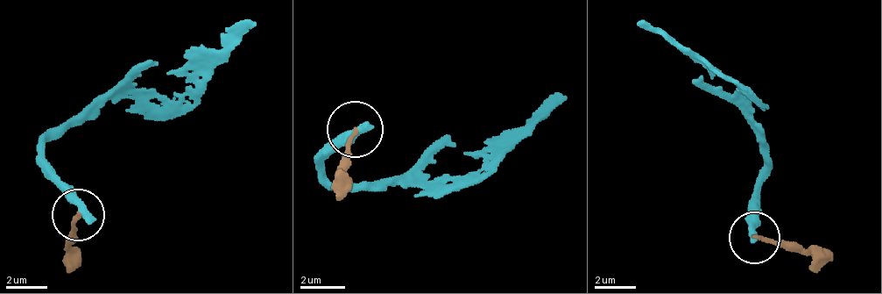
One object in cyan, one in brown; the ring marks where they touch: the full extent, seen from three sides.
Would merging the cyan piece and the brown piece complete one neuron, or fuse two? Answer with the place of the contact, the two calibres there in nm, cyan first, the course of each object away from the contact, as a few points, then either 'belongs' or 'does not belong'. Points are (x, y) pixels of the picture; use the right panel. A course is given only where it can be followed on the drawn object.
place (754, 237); calibres 440 and 180 nm; course cyan (753, 234), (755, 197), (765, 166), (762, 134), (744, 103), (741, 85), (638, 20); course brown (753, 239), (800, 245), (831, 262); does not belong

